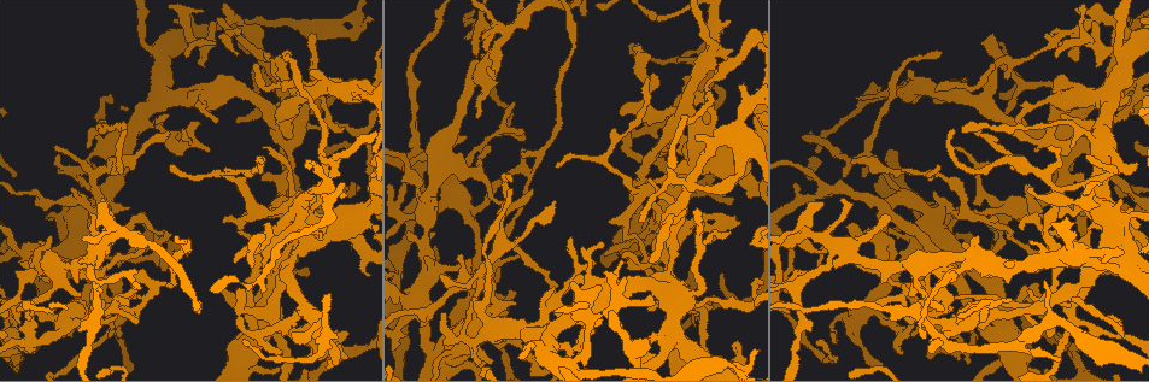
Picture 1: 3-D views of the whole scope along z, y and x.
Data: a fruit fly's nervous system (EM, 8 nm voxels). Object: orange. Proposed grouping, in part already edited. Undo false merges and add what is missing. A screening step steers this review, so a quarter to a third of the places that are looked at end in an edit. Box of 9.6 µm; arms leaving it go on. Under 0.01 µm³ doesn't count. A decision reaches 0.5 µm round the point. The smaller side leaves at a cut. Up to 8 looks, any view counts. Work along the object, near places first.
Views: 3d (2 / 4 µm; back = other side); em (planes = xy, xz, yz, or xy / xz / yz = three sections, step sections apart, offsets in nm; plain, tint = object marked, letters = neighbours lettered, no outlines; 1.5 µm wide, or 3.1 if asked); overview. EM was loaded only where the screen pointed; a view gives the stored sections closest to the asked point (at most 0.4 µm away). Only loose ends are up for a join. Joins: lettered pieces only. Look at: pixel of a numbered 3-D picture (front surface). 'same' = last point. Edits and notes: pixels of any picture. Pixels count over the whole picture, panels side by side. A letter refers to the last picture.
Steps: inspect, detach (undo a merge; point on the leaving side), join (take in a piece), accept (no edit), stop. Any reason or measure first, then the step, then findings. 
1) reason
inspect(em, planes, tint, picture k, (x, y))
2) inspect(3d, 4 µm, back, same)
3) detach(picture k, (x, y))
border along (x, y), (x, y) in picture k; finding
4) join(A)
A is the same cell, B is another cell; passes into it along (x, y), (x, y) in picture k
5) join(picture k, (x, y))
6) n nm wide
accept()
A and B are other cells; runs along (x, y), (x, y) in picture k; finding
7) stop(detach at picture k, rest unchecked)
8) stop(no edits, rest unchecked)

thin end
inspect(em, planes, letters, picture 1, (113, 319))

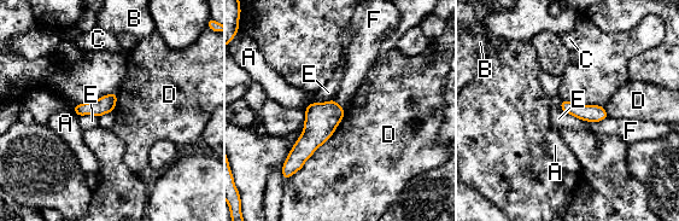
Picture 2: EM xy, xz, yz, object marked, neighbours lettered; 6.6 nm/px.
accept()
A, B, C, D, E and F are other cells; border along (609, 116), (600, 121), (587, 122) in picture 2; no lettered piece goes on from it

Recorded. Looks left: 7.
thin end
inspect(3d, 4 µm, picture 1, (246, 342))

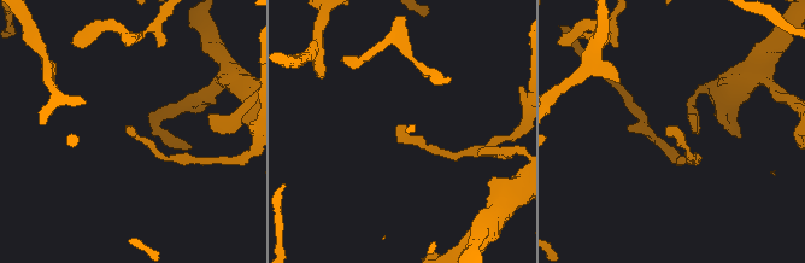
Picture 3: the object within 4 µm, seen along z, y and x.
need the tissue
inspect(em, xy, step 4, tint, picture 3, (131, 131))

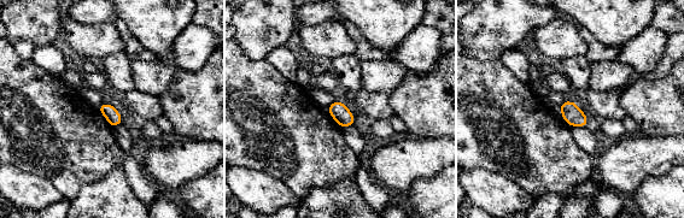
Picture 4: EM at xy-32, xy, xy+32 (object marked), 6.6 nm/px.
inspect(em, planes, letters, same)

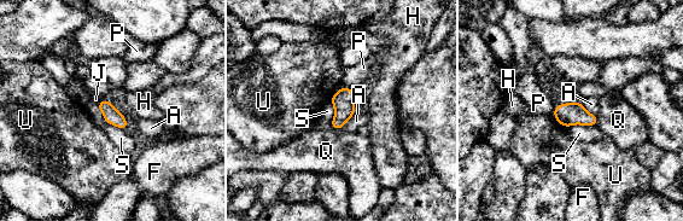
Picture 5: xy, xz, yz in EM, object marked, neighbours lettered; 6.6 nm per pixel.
110 nm wide
accept()
A, F, H, J, P, Q, S and U are other cells; border along (95, 105), (109, 123), (124, 129) in picture 5; none of them fits

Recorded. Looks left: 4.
an open end
inspect(em, planes, letters, picture 1, (1074, 58))

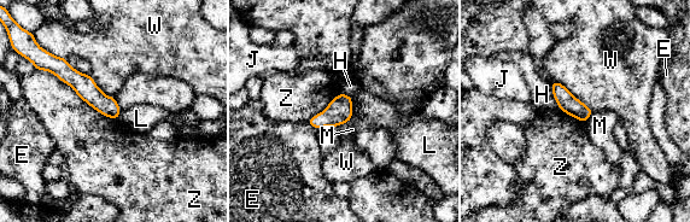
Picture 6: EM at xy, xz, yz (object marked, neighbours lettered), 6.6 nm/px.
accept()
E, H, J, L, M, W and Z are other cells; border along (35, 69), (51, 71), (117, 120) in picture 6; no lettered piece goes on from it

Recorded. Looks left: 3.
stop(no edits, rest unchecked)

